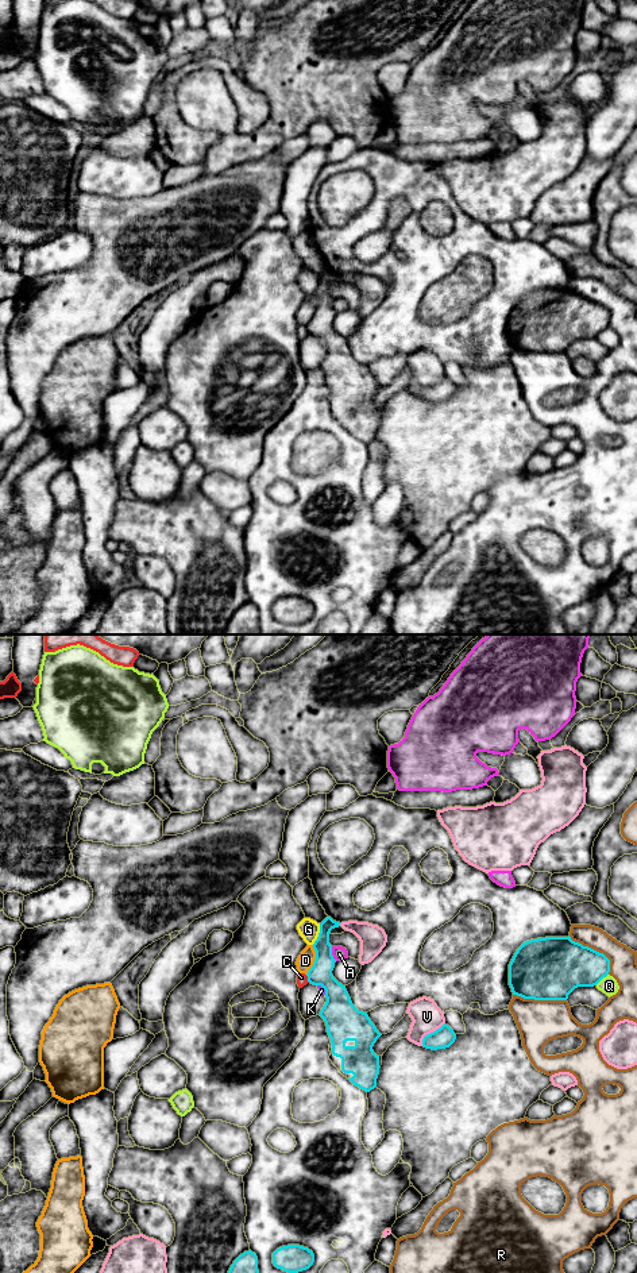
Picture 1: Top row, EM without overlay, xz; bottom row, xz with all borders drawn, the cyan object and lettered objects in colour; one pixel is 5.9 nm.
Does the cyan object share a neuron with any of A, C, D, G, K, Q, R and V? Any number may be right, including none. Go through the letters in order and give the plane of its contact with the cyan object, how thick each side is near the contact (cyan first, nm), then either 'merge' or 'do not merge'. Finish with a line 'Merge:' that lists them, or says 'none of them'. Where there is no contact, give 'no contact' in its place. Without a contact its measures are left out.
A: meets cyan in xz; 140 nm thick on the cyan side, 80 nm on the other; do not merge
C: meets cyan in xz; 170 nm thick on the cyan side, 60 nm on the other; do not merge
D: meets cyan in xz; 140 nm thick on the cyan side, 100 nm on the other; do not merge
G: meets cyan in xz; 140 nm thick on the cyan side, 120 nm on the other; do not merge
K: meets cyan in xz; 220 nm thick on the cyan side, 40 nm on the other; do not merge
Q: meets cyan in xz; 320 nm thick on the cyan side, 110 nm on the other; do not merge
R: meets cyan in xz; 360 nm thick on the cyan side, 160 nm on the other; do not merge
V: meets cyan in xz; 120 nm thick on the cyan side, 180 nm on the other; do not merge
Merge: none of them

